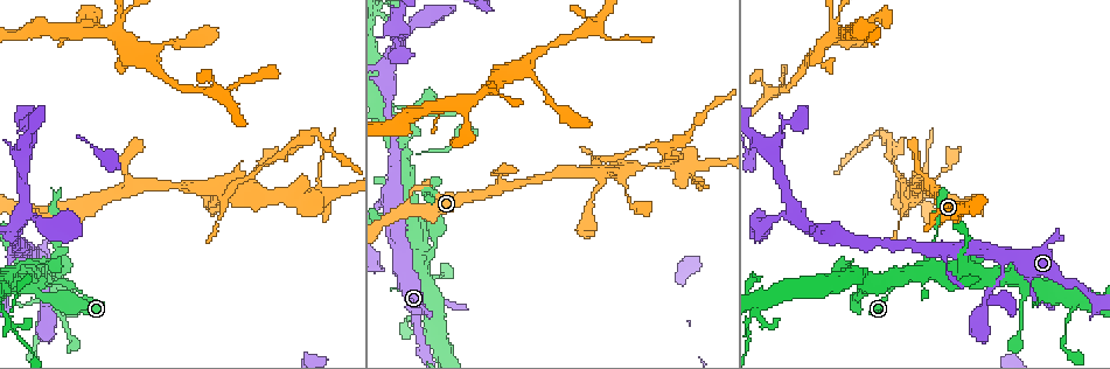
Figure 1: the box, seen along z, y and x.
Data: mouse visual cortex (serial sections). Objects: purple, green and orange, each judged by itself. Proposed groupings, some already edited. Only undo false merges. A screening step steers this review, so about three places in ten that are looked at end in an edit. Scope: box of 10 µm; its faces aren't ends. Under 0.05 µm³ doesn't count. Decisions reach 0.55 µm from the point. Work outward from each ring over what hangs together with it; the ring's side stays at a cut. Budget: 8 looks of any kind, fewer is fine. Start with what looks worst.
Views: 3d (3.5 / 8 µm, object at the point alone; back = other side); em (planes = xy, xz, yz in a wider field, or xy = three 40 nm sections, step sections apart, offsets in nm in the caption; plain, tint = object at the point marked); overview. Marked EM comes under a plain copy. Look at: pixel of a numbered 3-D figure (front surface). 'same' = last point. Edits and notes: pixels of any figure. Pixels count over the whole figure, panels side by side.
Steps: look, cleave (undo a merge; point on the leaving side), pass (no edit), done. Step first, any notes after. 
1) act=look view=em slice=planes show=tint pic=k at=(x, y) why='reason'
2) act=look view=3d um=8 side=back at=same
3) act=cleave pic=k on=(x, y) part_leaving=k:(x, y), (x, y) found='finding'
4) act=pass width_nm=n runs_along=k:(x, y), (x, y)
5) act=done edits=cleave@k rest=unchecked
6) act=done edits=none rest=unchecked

act=look view=3d um=3.5 pic=1 at=(235, 189)

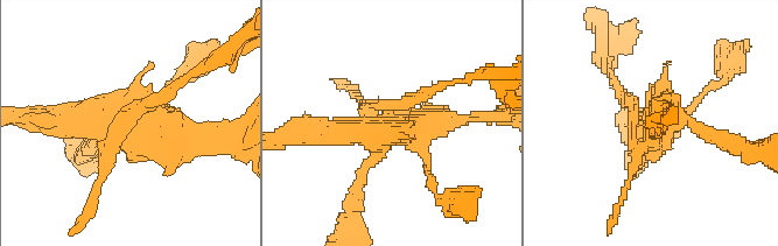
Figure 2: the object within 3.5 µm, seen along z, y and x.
act=look view=em slice=xy step=1 show=tint pic=2 at=(130, 121) why='need the tissue'

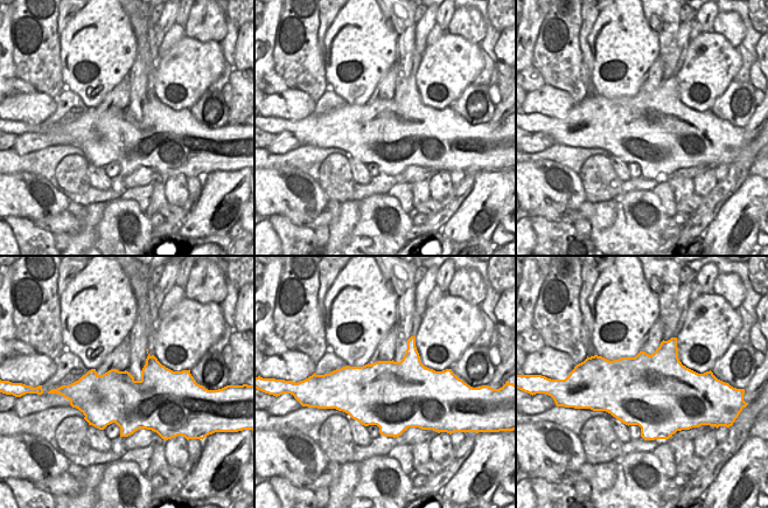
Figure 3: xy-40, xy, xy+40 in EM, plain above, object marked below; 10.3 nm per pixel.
act=cleave pic=2 on=(416, 99) part_leaving=2:(393, 112), (428, 91), (483, 74) found='two cells meet here'

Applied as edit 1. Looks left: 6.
act=look view=overview why='redraw'

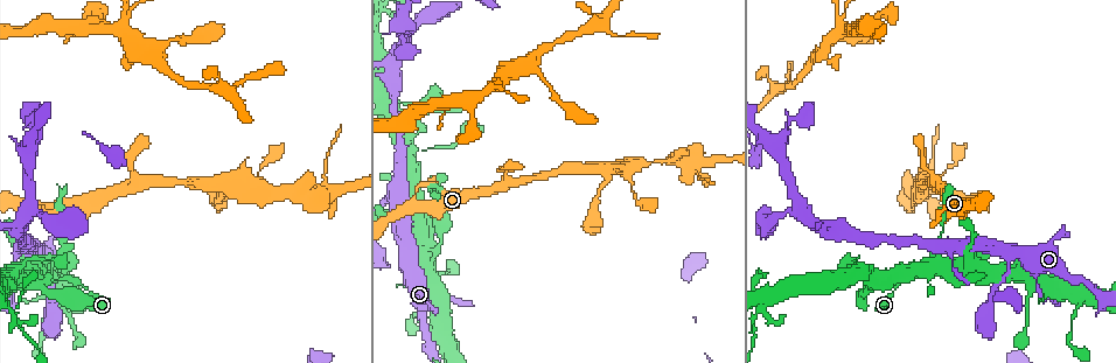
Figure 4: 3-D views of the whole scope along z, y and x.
act=look view=3d um=8 pic=4 at=(688, 164) why='arms part here'

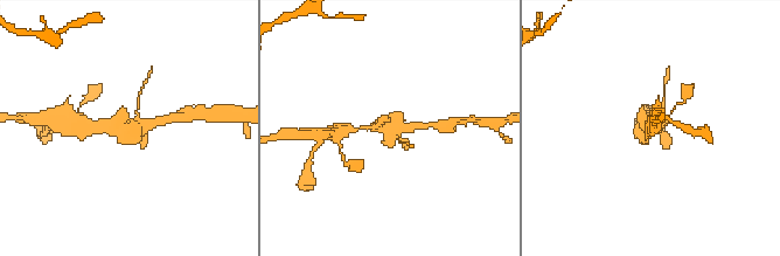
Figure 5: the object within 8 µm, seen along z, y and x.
act=look view=em slice=xy step=2 show=tint at=same

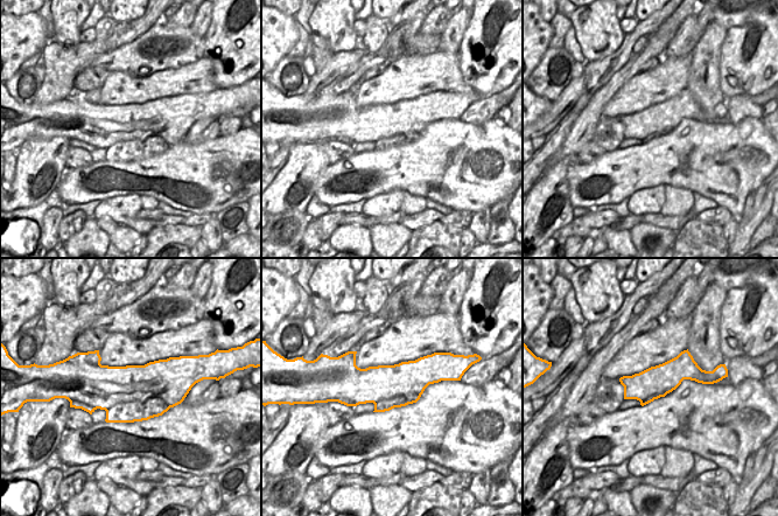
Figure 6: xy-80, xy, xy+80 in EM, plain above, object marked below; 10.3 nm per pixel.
act=pass runs_along=6:(702, 379), (671, 374), (623, 381) found='continuous, no second cell'

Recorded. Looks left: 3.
act=look view=3d um=3.5 pic=4 at=(399, 200) why='narrows sharply'

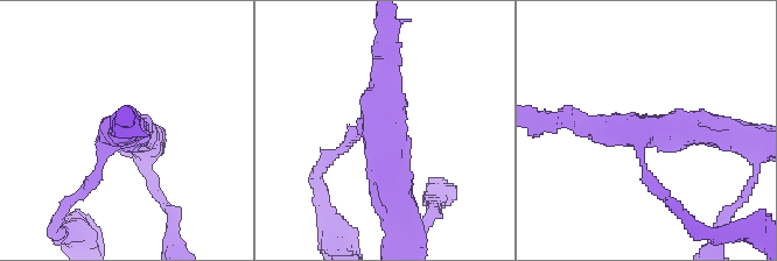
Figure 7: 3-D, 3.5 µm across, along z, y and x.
act=look view=em slice=xy step=1 show=tint pic=7 at=(642, 130) arms=3 arm_widths_nm=150,300,450

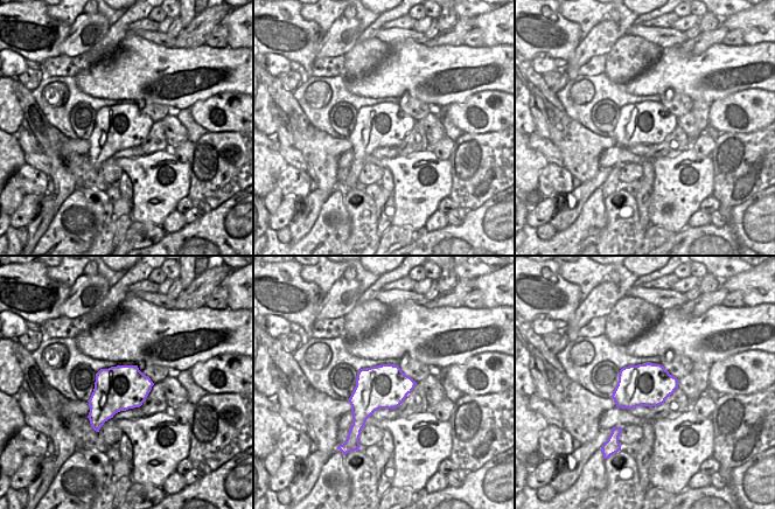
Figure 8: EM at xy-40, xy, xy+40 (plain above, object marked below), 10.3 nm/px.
act=pass runs_along=7:(399, 202), (389, 175), (385, 53) found='one cell here'

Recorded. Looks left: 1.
act=done edits=cleave@2 rest=unchecked

